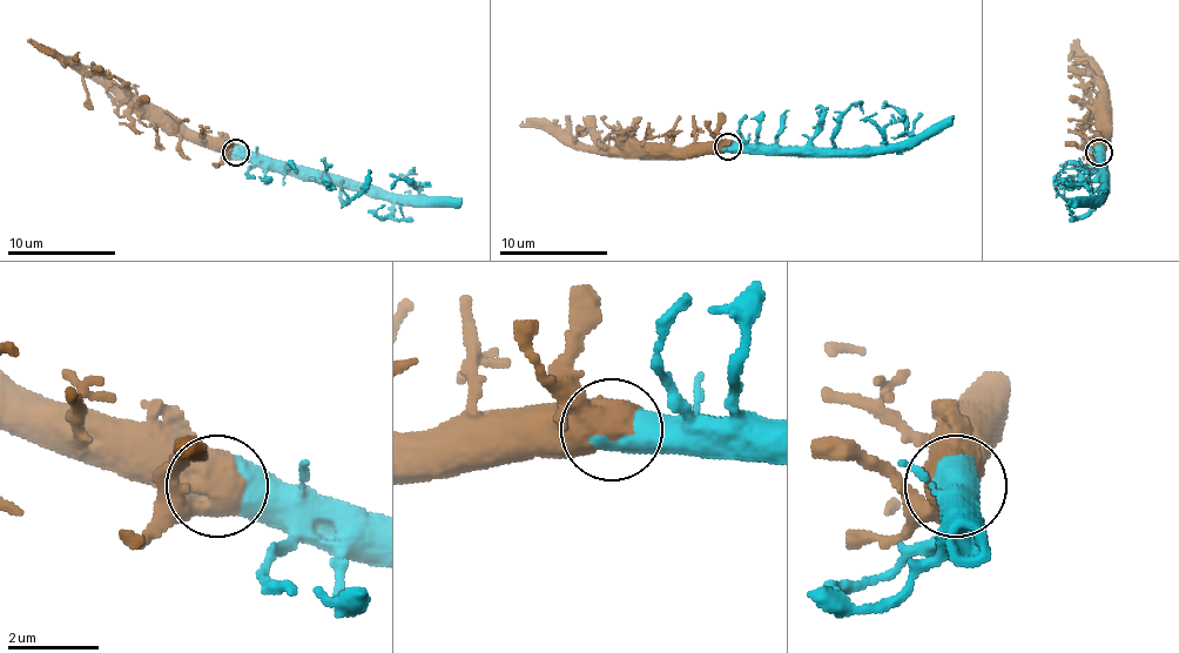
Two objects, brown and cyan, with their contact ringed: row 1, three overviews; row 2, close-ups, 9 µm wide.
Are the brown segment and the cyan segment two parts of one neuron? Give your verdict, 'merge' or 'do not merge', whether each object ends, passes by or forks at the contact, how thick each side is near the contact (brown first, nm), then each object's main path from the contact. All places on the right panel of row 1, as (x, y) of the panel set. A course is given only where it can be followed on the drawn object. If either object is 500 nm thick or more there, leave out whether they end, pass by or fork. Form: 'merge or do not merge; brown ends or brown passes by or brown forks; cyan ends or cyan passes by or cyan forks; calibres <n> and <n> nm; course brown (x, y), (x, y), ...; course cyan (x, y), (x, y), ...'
merge; calibres 750 and 750 nm; course brown (1099, 152), (1099, 75), (1080, 54), (1078, 41); course cyan (1099, 152), (1099, 195), (1059, 179), (1057, 189)

